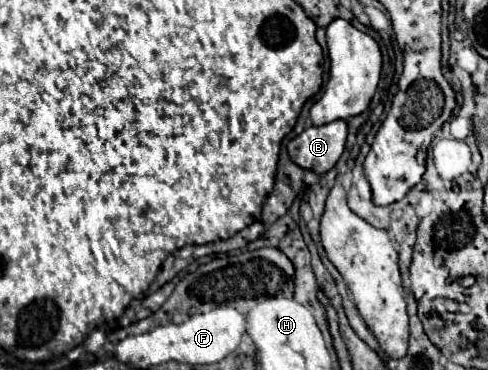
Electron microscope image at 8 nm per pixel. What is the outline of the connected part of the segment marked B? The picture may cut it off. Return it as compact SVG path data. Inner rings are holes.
M345 121L327 123L321 127L311 125L301 135L289 141L287 151L299 167L323 175L329 169L333 169L339 157L343 155L345 141L347 141Z

